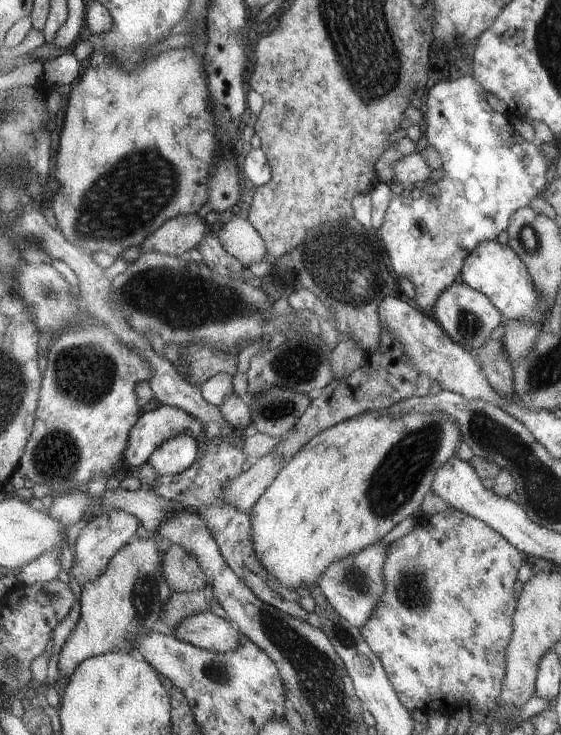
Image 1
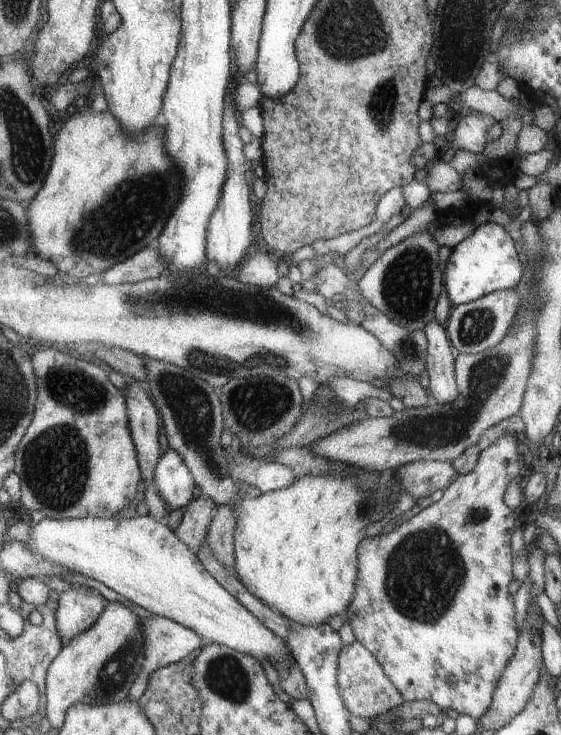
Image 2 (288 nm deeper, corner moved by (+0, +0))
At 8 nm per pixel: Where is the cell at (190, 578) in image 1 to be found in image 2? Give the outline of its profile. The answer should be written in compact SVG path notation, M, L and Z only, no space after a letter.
M199 496L189 510L185 512L183 520L179 522L179 526L175 528L177 536L197 554L199 546L207 542L209 538L209 526L215 520L215 510L217 510L217 502L207 498L207 496Z

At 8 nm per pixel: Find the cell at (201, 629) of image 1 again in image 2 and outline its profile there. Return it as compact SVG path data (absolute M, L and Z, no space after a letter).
M153 616L147 620L147 658L145 670L153 674L169 664L177 664L189 658L193 652L215 644L215 640L205 638L197 630L183 626L181 622Z

